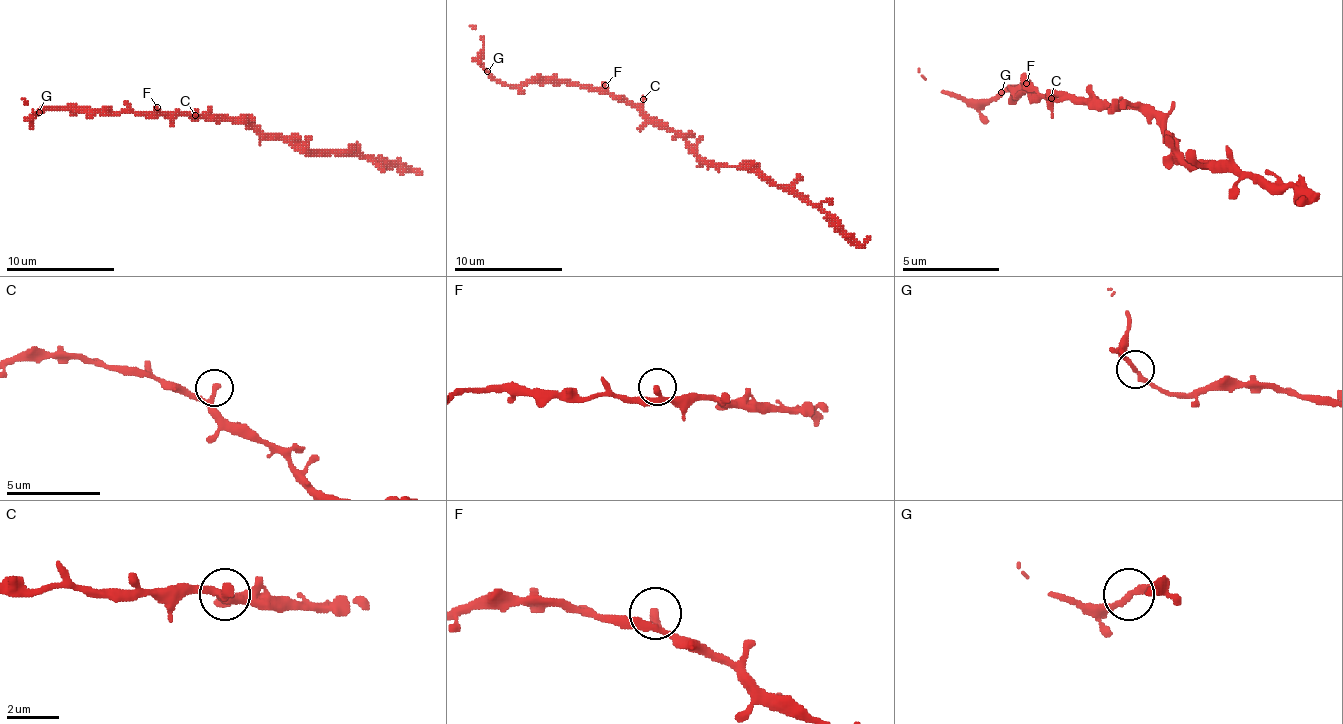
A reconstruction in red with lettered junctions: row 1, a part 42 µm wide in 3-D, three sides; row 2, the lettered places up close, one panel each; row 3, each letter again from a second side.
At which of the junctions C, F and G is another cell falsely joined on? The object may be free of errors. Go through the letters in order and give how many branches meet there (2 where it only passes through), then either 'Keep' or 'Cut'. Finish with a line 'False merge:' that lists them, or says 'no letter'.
C: Branches: 2. Keep
F: Branches: 2. Keep
G: Branches: 2. Keep
False merge: no letter

